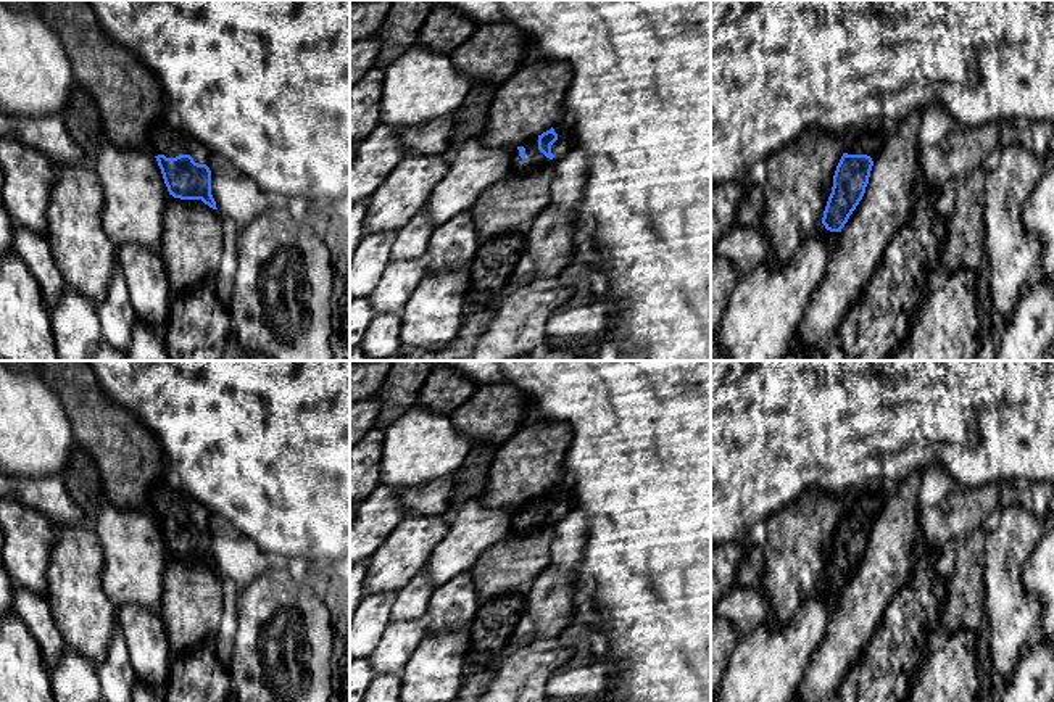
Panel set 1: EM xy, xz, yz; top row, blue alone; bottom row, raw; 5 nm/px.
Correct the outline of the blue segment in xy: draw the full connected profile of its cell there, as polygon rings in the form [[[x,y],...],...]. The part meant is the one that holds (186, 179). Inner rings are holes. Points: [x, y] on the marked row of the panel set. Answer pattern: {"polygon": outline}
{"polygon": [[[166,111],[148,132],[148,150],[158,161],[169,195],[201,200],[213,209],[210,150]]]}

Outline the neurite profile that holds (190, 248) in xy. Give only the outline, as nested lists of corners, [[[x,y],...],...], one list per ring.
[[[168,193],[158,250],[172,298],[185,295],[216,274],[222,258],[222,216],[201,200]]]

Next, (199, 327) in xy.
[[[214,274],[185,295],[172,298],[164,327],[169,361],[224,361],[230,337],[230,314],[216,295]]]

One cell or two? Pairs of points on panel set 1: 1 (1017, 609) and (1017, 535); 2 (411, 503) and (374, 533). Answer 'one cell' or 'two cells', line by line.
1: one cell
2: one cell

